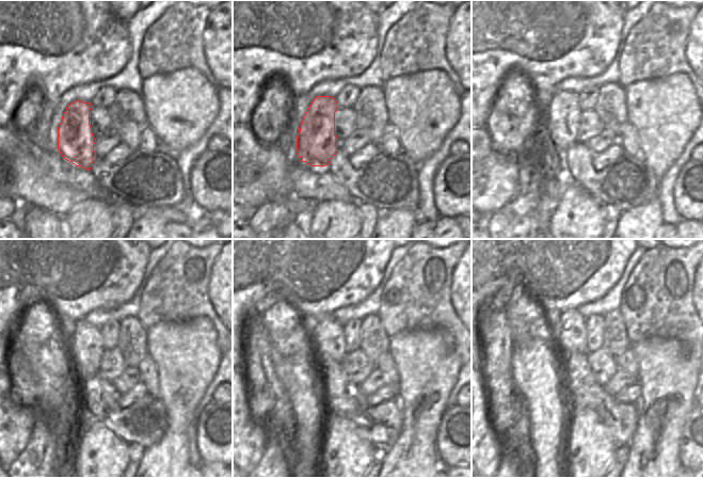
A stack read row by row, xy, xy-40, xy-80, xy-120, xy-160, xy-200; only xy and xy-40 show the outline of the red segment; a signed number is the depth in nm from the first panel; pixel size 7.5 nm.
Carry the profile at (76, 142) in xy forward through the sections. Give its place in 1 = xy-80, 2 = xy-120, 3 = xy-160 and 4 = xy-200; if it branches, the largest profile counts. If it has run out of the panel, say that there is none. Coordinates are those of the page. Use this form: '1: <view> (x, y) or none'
1: xy-80 (557, 130)
2: xy-120 (84, 354)
3: xy-160 (326, 344)
4: xy-200 (571, 337)

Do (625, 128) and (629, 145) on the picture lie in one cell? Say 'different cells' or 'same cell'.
same cell

